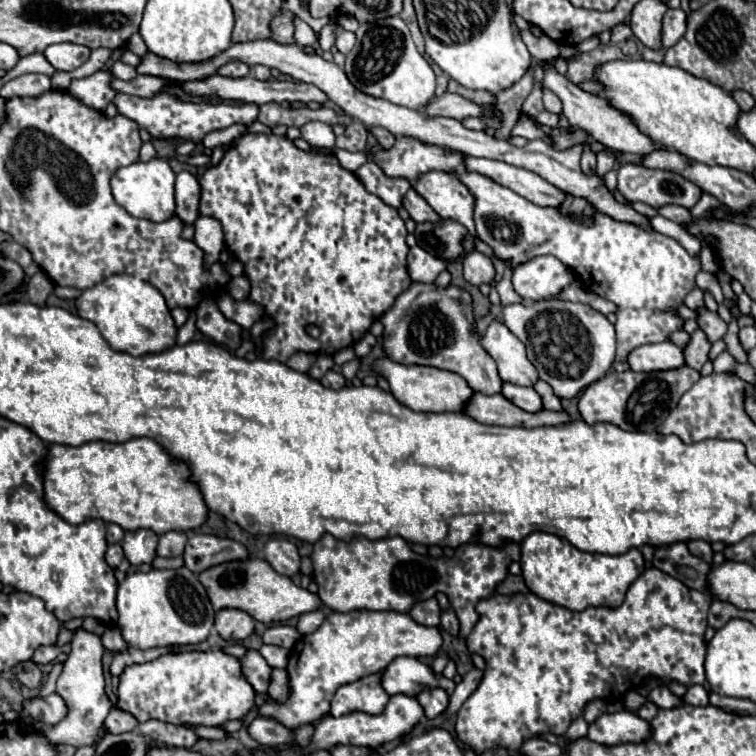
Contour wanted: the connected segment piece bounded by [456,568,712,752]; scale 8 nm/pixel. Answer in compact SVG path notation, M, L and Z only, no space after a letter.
M650 568L646 570L636 582L634 586L630 586L630 590L626 592L626 600L622 602L622 606L618 608L604 608L604 606L590 606L582 612L572 612L568 608L550 604L542 598L538 598L536 594L528 592L528 594L514 594L514 596L502 596L502 594L494 594L488 600L482 600L476 610L480 614L478 624L474 626L474 630L468 636L468 648L480 656L484 656L486 660L486 672L484 678L480 682L480 686L474 690L474 694L462 704L462 708L456 714L456 732L458 738L472 746L474 752L478 750L486 750L486 746L498 746L498 742L502 742L502 746L514 746L520 748L522 740L528 740L532 736L538 734L556 734L562 736L570 722L574 718L578 718L584 710L584 706L594 700L594 698L606 698L606 700L620 700L620 696L624 696L624 678L626 678L626 690L632 690L634 682L642 682L646 676L658 676L664 680L664 684L668 684L670 680L676 680L684 686L692 686L692 684L704 684L706 676L704 676L704 654L706 654L706 642L704 642L704 630L708 626L706 616L708 616L708 608L710 608L712 596L708 592L700 592L700 590L692 590L688 586L684 586L682 582L678 582L676 578L670 578L668 574L664 574L658 568Z

